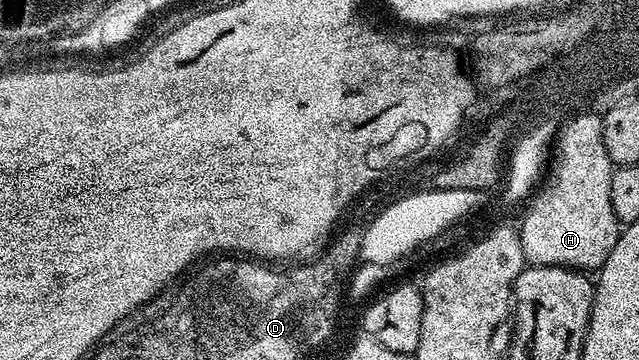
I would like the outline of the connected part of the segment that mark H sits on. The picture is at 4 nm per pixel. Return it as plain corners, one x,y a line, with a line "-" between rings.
580,113
582,114
570,119
564,127
559,127
546,177
531,195
527,203
528,211
525,212
524,219
518,222
518,229
525,263
534,266
566,266
570,270
596,272
603,266
606,256
610,256
614,244
619,240
622,224
616,219
614,208
610,206
610,178
614,164
602,140
601,115

